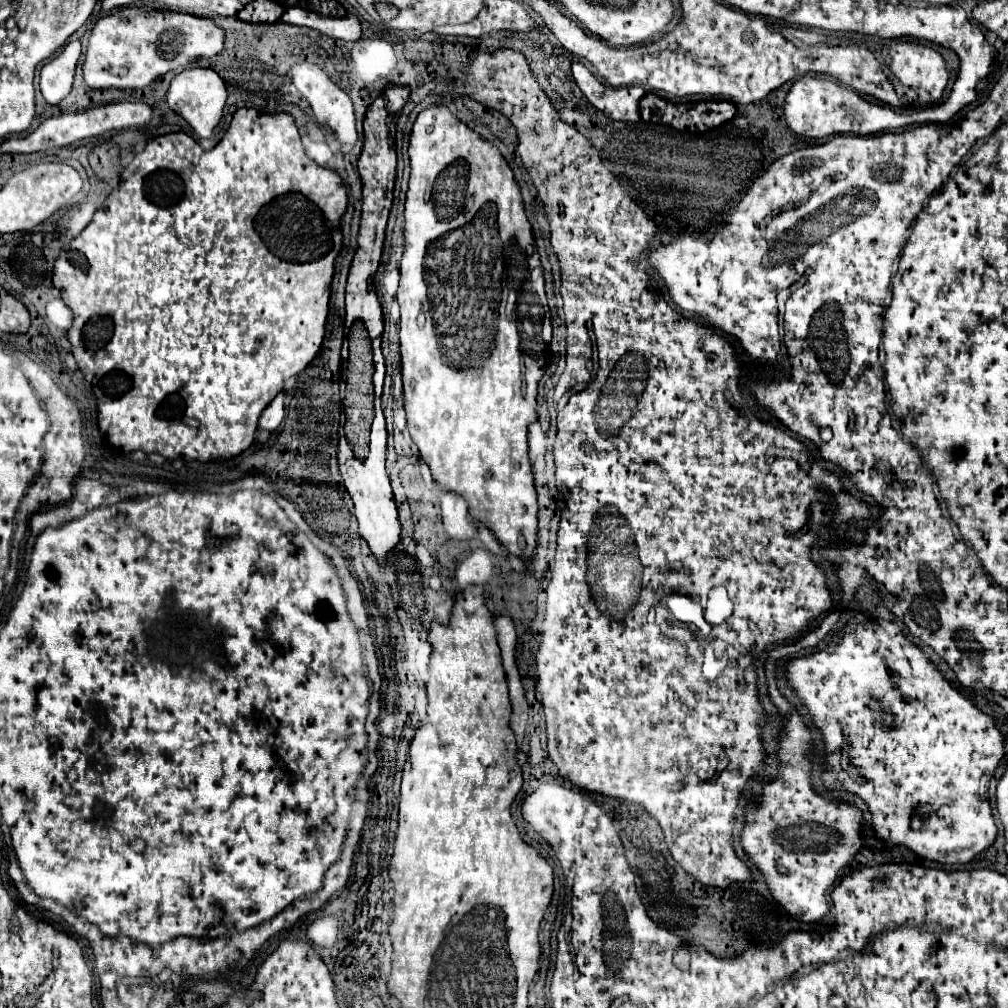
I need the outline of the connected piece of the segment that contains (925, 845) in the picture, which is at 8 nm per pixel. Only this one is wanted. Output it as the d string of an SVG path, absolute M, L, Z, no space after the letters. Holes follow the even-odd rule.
M857 614L855 618L851 618L845 626L845 636L843 640L833 648L833 652L817 652L817 654L811 654L811 656L799 656L799 658L793 658L789 664L787 664L787 680L789 684L793 686L795 694L799 696L799 700L809 708L809 714L813 716L813 722L815 726L823 732L823 738L825 738L825 748L827 748L827 776L825 776L825 786L827 788L839 788L843 786L845 790L857 794L859 798L863 798L873 814L873 830L875 830L875 836L885 844L885 846L891 846L891 844L905 844L907 848L911 848L913 852L917 852L919 856L927 858L927 860L935 860L935 862L941 862L941 864L965 864L969 862L975 854L979 854L981 850L989 848L997 836L997 826L991 818L991 808L989 808L989 802L987 798L983 798L979 794L979 784L981 784L981 776L991 776L993 770L997 768L999 760L1003 758L1003 736L1001 732L995 728L993 724L993 718L981 710L977 710L969 700L965 700L957 690L951 688L949 682L945 682L945 678L939 674L939 670L929 662L929 658L913 644L909 642L901 628L895 624L895 622L885 622L885 620L867 620L863 618L861 614ZM849 770L857 770L861 776L867 778L865 784L857 784L857 782L849 782ZM917 806L925 806L929 808L929 818L933 820L931 824L925 824L917 830L913 830L911 826L907 826L907 818L913 814L913 810Z

